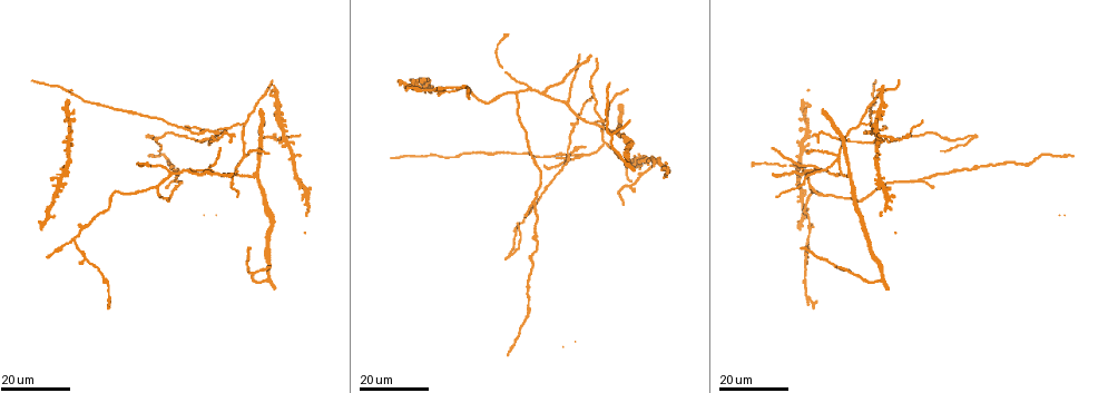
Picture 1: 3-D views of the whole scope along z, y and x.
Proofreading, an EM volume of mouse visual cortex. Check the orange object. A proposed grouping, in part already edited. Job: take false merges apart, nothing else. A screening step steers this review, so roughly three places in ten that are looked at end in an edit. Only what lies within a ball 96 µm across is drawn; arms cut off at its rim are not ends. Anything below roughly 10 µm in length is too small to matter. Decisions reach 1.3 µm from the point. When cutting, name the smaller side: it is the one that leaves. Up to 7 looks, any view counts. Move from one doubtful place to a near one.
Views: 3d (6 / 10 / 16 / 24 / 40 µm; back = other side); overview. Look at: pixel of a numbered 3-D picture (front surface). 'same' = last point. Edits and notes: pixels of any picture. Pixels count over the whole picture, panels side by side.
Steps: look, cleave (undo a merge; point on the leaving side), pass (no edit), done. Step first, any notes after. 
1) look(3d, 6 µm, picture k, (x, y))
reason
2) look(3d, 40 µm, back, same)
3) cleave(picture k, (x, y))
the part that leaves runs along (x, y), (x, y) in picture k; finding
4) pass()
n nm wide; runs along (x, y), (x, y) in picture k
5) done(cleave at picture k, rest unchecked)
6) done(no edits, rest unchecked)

look(3d, 24 µm, picture 1, (245, 122))
arms part here

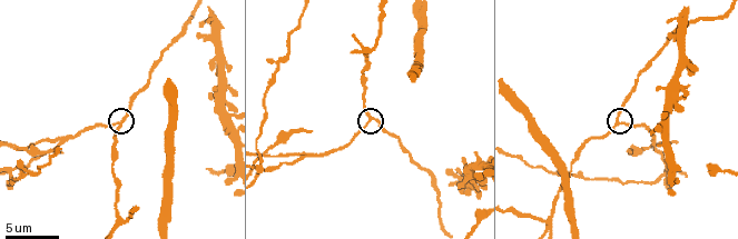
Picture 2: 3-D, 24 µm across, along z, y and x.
look(3d, 10 µm, picture 2, (371, 117))

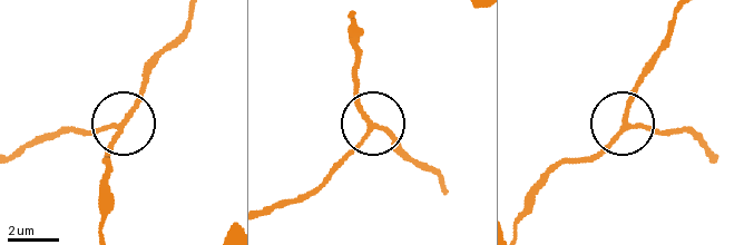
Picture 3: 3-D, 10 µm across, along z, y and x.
pass()
3 arms; runs along (516, 221), (545, 176), (584, 160), (615, 131), (645, 69) in picture 3; one neuron here

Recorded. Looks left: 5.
look(3d, 16 µm, picture 1, (840, 173))
arms part here

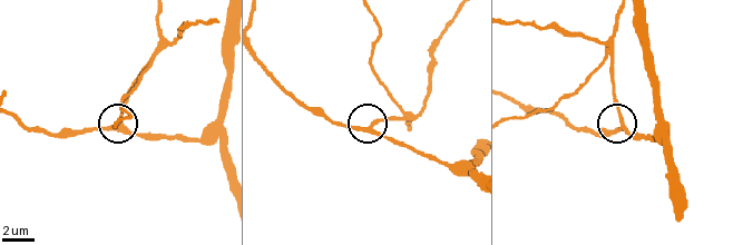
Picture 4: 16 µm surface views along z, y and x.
look(3d, 10 µm, picture 4, (624, 125))

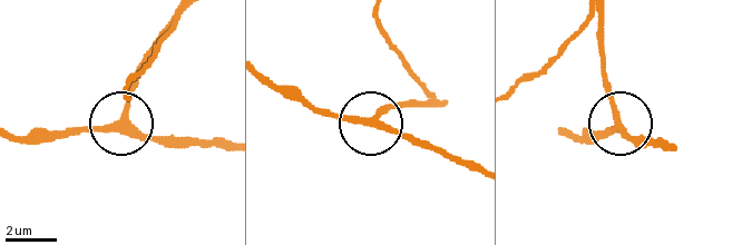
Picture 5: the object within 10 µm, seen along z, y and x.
pass()
3 arms; runs along (270, 78), (314, 106), (384, 123), (421, 144) in picture 5; all the same neuron

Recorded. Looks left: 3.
look(3d, 16 µm, picture 1, (808, 240))
three arms meet

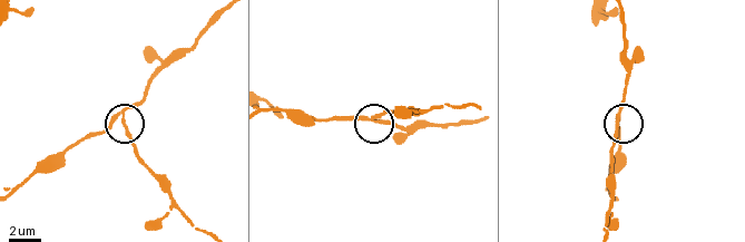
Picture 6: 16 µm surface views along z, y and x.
look(3d, 6 µm, picture 6, (366, 118))

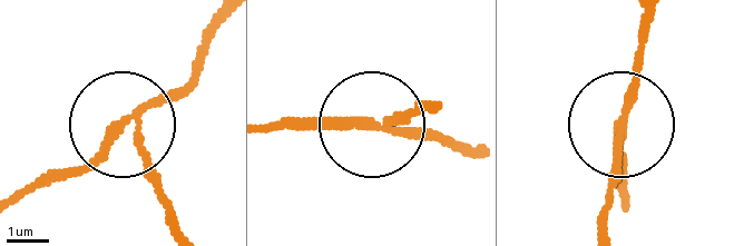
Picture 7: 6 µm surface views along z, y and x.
cleave(picture 7, (160, 180))
the part that leaves runs along (136, 122), (168, 225) in picture 7; a second neuron is stuck on

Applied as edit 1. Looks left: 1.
done(cleave at picture 7, rest unchecked)

